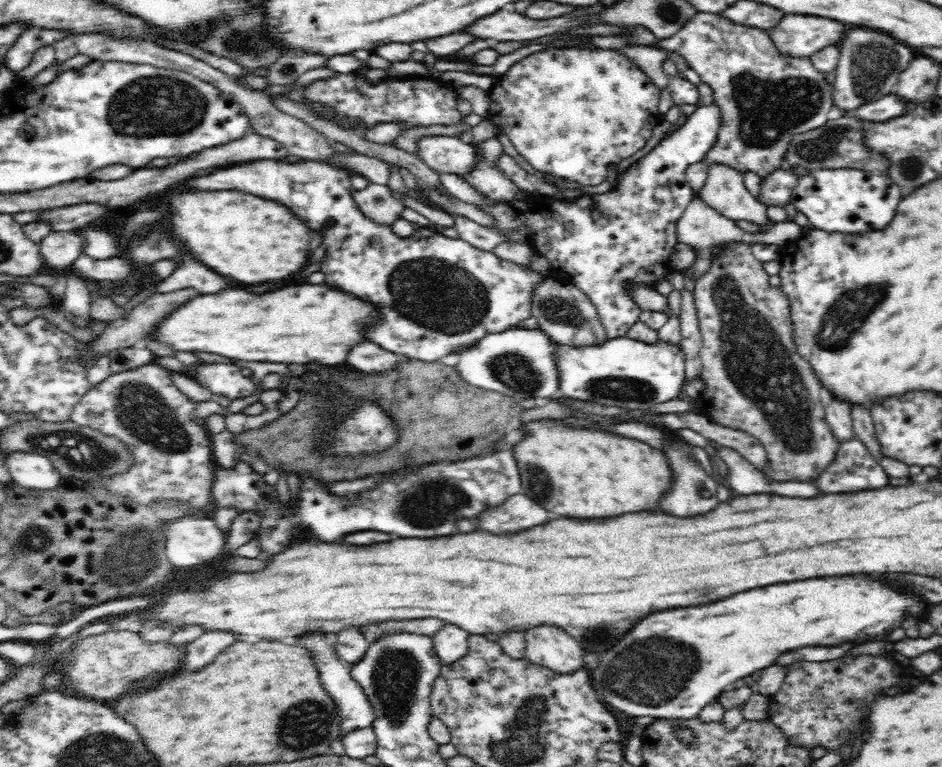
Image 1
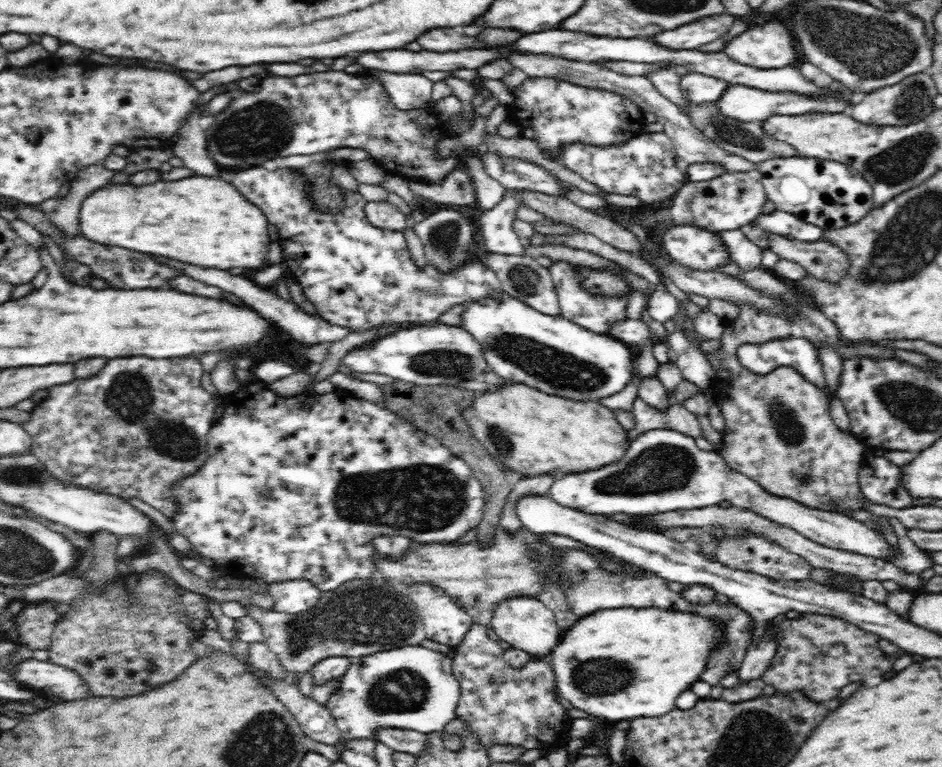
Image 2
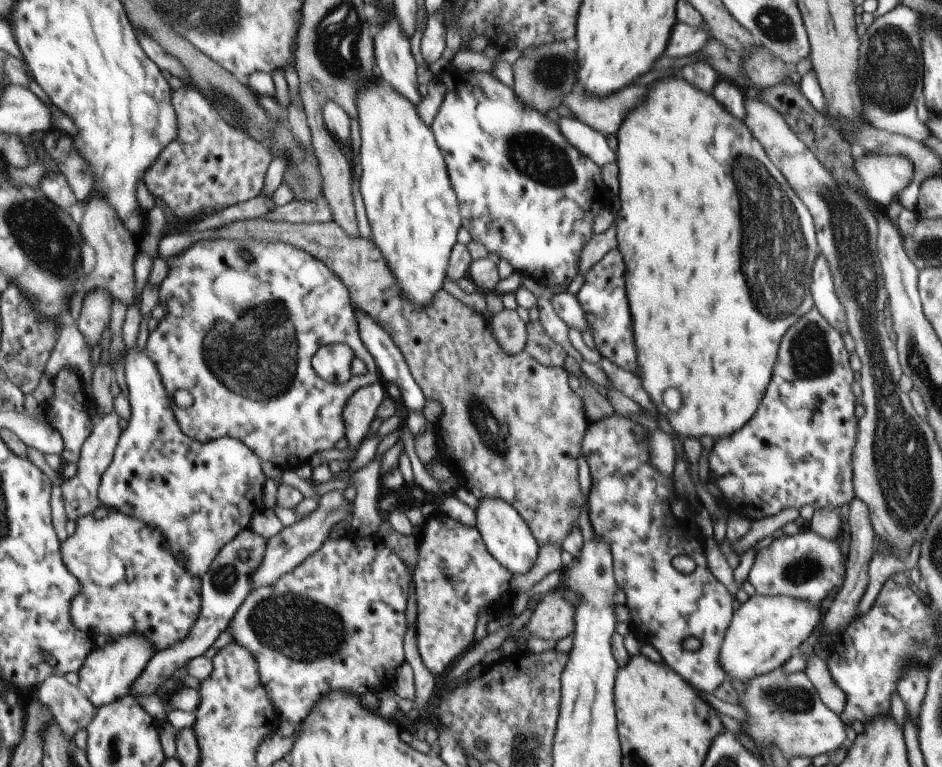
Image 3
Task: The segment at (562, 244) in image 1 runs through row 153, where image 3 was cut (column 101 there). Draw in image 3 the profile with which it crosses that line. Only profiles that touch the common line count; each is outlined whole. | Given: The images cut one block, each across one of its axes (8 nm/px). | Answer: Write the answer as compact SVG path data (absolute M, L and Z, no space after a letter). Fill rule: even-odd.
M137 345L133 346L131 350L124 351L124 353L123 372L125 372L124 379L127 390L126 399L128 400L130 407L130 416L127 420L126 428L121 431L119 438L117 438L111 462L109 462L105 472L100 476L100 481L97 487L97 498L99 498L101 504L109 509L114 508L115 512L120 512L121 514L125 514L125 516L133 516L133 518L141 520L143 524L155 528L155 532L159 532L159 536L163 536L163 540L167 540L167 548L171 550L171 554L174 554L175 556L177 554L183 554L184 558L181 558L181 560L176 557L174 558L177 561L177 564L179 564L183 570L187 570L191 576L197 576L197 578L200 578L200 576L203 576L203 574L207 572L209 566L211 566L211 562L213 562L213 559L217 556L217 552L219 552L227 542L231 542L239 532L247 530L251 515L255 514L255 511L262 508L261 495L263 484L266 480L265 474L263 474L263 470L261 470L261 467L259 466L260 460L255 456L255 453L251 452L240 440L235 440L231 437L221 437L202 443L197 442L196 440L191 440L189 437L185 436L185 434L179 430L177 422L175 422L173 412L171 412L171 404L169 404L170 399L165 392L164 386L159 378L159 374L157 374L157 370L155 370L153 362L147 358L144 350L137 348ZM129 634L117 640L108 640L102 648L94 645L77 670L77 687L95 708L111 704L127 696L133 680L143 672L153 654L155 654L155 648L151 646L151 642L147 642L139 634Z

